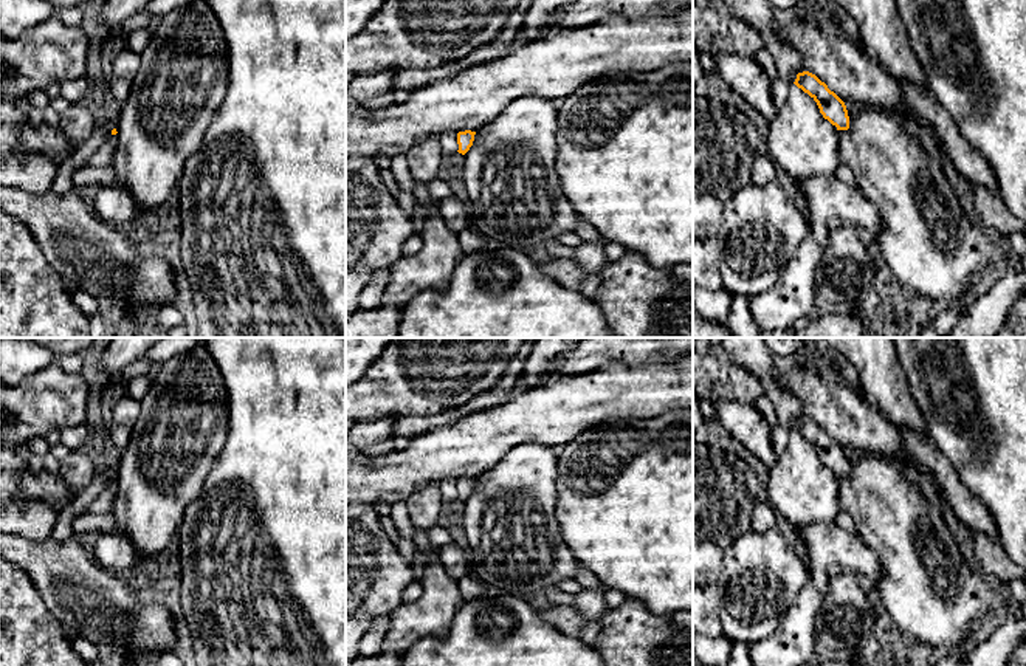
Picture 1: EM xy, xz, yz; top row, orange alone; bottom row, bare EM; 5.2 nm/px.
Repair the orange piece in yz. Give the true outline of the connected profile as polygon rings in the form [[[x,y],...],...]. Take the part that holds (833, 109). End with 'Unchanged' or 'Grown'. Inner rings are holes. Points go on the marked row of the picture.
[[[809,71],[798,73],[794,84],[817,102],[823,118],[835,125],[837,130],[849,129],[849,116],[845,102],[815,74]]]. Unchanged

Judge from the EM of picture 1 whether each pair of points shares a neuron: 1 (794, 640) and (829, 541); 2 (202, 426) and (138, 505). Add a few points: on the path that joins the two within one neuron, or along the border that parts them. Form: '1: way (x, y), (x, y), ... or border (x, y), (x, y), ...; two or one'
1: way (802, 615), (817, 587), (820, 566); one
2: way (182, 446), (163, 466), (157, 485); one

